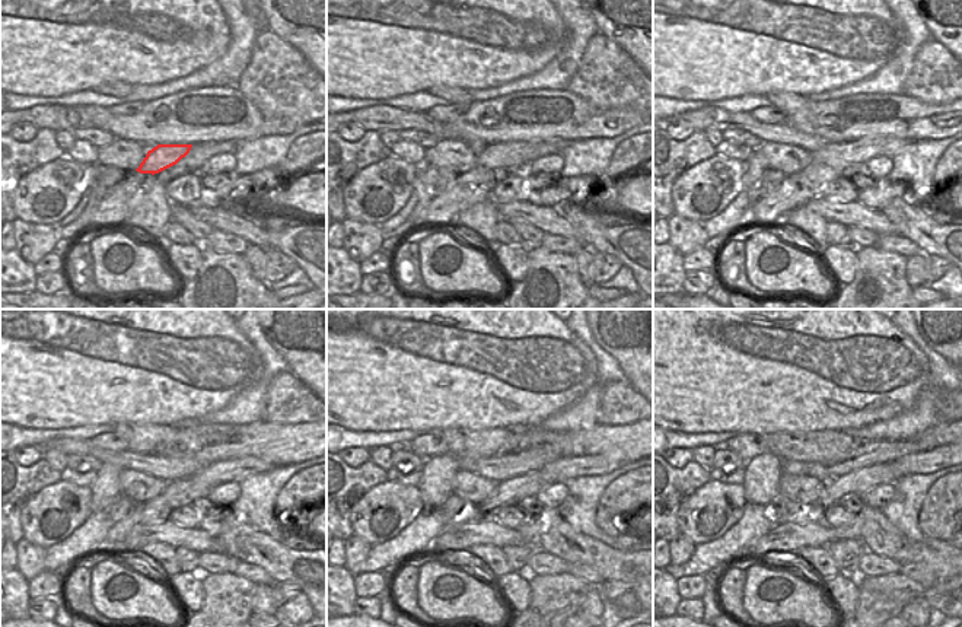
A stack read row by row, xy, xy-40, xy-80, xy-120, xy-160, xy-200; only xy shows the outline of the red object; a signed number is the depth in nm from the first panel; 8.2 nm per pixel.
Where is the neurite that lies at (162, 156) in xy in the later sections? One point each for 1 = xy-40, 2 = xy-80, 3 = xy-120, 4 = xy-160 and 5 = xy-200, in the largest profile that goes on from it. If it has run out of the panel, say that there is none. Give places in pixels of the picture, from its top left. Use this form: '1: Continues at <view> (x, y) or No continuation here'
1: Continues at xy-40 (507, 155)
2: Continues at xy-80 (841, 155)
3: Continues at xy-120 (235, 470)
4: Continues at xy-160 (566, 468)
5: Continues at xy-200 (933, 460)

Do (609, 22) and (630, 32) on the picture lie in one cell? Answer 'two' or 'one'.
one

